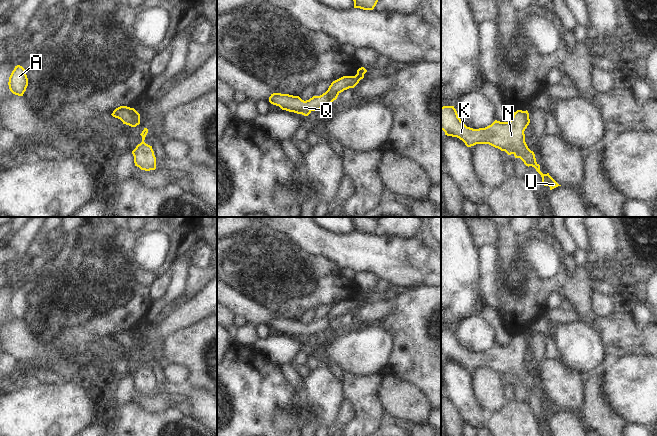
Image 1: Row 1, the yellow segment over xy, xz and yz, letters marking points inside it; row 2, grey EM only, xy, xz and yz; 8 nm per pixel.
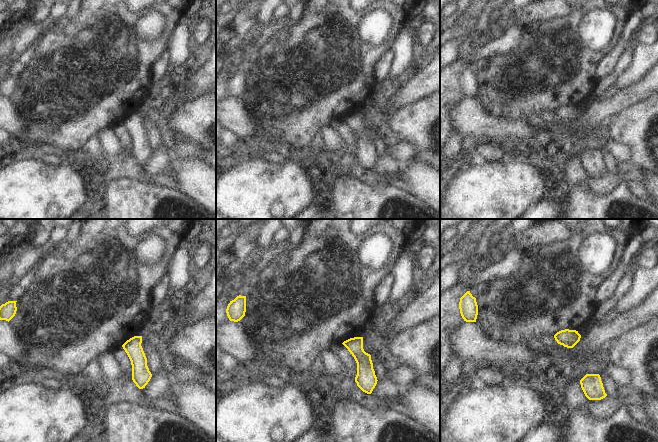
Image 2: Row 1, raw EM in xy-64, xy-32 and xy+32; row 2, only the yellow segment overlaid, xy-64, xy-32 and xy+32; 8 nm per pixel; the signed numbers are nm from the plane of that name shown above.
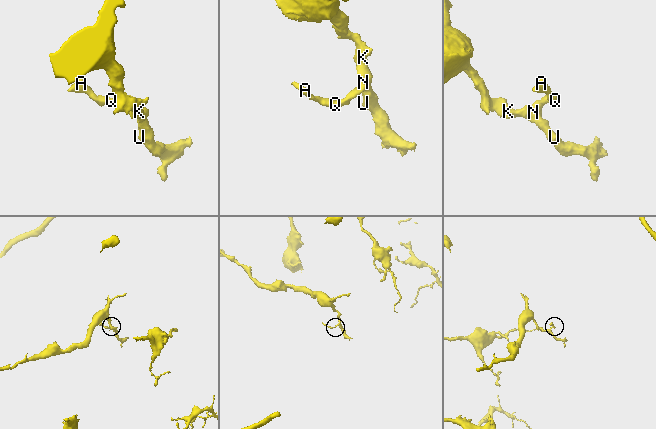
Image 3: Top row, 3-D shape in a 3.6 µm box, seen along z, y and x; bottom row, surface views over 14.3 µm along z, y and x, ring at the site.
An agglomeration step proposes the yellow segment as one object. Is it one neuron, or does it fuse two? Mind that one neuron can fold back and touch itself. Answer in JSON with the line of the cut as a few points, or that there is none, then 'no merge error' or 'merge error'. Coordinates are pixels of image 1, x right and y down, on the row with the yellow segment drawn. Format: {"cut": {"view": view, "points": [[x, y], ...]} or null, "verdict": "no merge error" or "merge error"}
{"cut": null, "verdict": "no merge error"}

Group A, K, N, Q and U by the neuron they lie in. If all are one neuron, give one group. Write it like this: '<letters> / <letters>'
A K N Q U

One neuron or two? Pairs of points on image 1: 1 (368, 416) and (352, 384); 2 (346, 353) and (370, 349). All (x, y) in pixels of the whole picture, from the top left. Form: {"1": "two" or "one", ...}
{"1": "one", "2": "one"}

